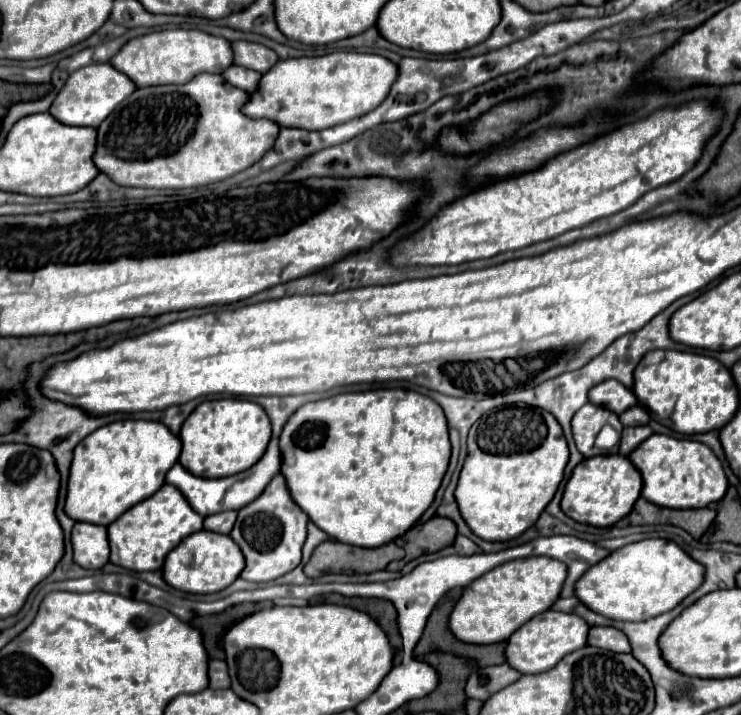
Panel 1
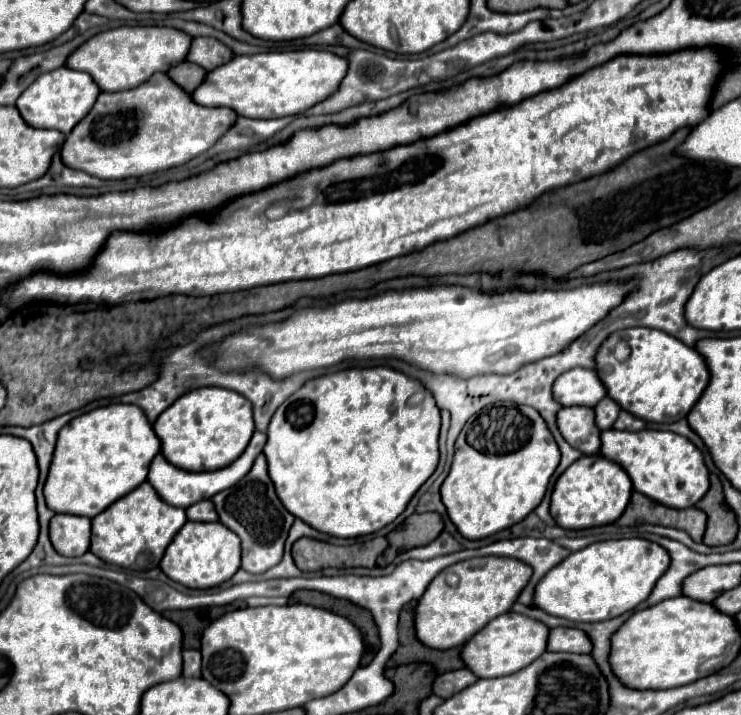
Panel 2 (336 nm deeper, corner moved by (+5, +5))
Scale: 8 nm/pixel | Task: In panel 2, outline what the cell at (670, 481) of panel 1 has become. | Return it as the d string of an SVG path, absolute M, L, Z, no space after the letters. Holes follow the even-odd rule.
M641 430L601 432L601 454L607 460L617 462L631 478L633 488L651 500L669 508L691 508L709 490L709 470L705 466L701 450L685 436L663 430Z

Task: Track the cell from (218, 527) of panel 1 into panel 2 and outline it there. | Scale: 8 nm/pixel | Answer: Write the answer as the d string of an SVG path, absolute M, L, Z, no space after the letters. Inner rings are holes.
M201 500L187 508L187 518L189 520L201 520L201 522L217 522L217 512L211 500Z

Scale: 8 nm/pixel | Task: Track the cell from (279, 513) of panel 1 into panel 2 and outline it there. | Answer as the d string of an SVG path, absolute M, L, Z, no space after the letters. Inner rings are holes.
M263 454L257 456L251 472L235 488L227 488L215 494L211 500L219 512L219 520L241 538L241 558L243 558L241 568L243 570L251 574L261 574L281 562L287 532L295 516L277 498L273 482L267 474L267 462Z

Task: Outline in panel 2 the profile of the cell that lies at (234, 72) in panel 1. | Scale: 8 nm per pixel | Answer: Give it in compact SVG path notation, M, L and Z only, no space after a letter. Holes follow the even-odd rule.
M183 62L183 64L177 64L175 68L169 70L171 72L171 78L181 86L181 88L187 88L187 92L193 92L195 88L199 88L199 84L205 80L207 76L207 70L199 68L197 64L193 62Z

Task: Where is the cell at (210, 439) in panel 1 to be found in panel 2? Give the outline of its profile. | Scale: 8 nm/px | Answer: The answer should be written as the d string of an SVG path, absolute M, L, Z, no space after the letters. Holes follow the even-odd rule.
M197 388L181 396L177 402L173 402L153 424L155 434L161 440L161 452L175 464L177 468L191 470L191 472L203 472L203 470L219 470L231 464L231 460L237 460L243 454L243 448L247 448L253 432L253 412L251 402L243 398L239 392L223 390L223 388Z

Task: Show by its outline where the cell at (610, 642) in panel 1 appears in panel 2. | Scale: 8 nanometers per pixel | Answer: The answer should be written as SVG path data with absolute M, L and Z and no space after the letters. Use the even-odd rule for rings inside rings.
M551 628L549 634L549 652L591 652L591 638L579 628Z

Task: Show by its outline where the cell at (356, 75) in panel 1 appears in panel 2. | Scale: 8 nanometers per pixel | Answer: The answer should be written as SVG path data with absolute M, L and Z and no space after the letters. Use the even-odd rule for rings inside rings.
M295 50L295 52L265 52L251 56L235 56L223 68L207 72L203 84L191 94L205 106L235 108L239 116L247 118L283 118L301 114L307 108L327 100L339 90L343 76L347 76L349 60L323 50Z

